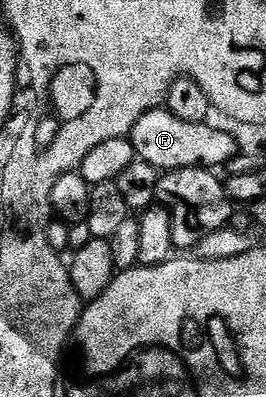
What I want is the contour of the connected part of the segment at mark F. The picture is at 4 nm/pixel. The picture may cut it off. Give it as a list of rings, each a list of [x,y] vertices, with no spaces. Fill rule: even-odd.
[[[165,108],[150,110],[140,120],[136,120],[134,129],[128,137],[134,146],[135,155],[141,161],[147,162],[159,172],[167,170],[183,170],[200,166],[203,168],[225,167],[240,152],[238,142],[226,130],[217,130],[206,122],[188,124],[188,120],[180,120],[172,116]]]

